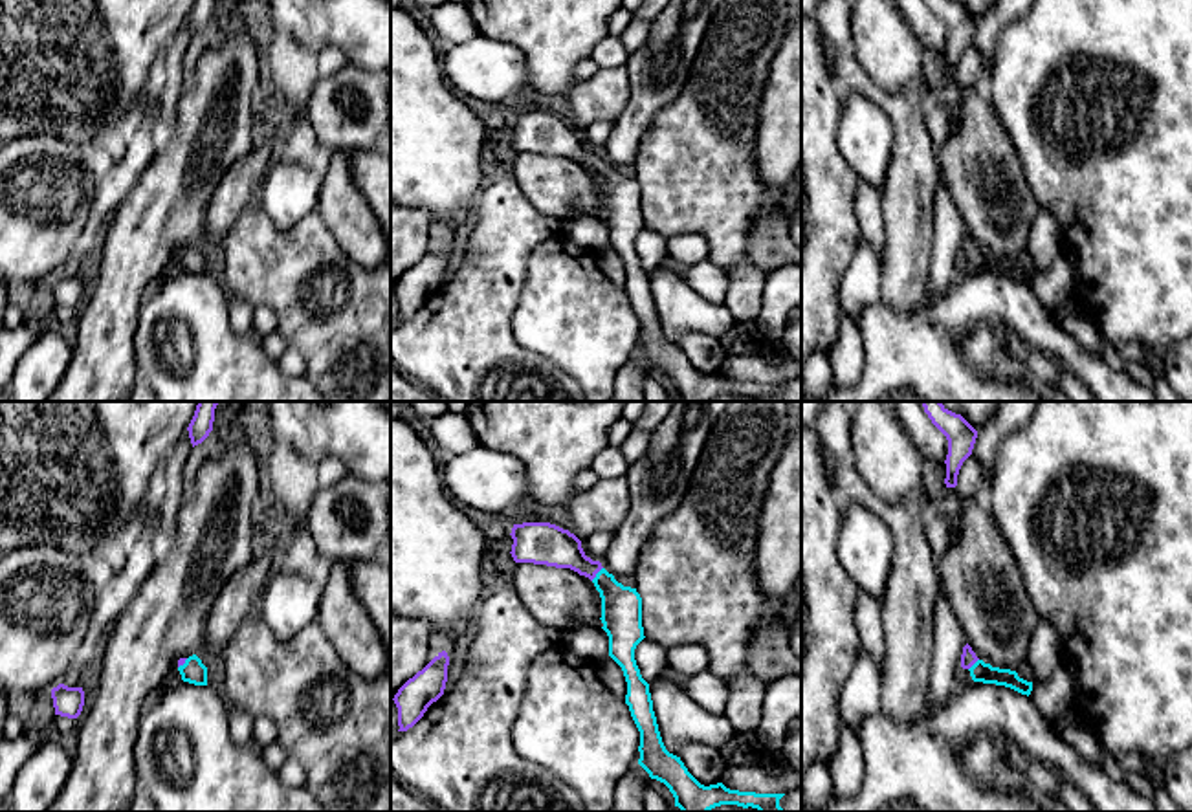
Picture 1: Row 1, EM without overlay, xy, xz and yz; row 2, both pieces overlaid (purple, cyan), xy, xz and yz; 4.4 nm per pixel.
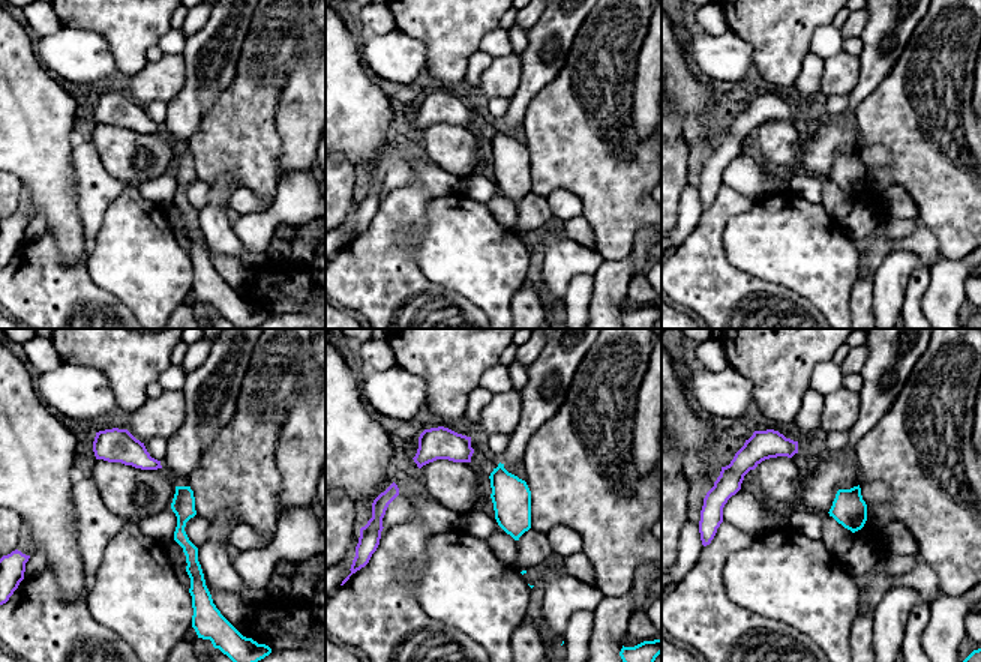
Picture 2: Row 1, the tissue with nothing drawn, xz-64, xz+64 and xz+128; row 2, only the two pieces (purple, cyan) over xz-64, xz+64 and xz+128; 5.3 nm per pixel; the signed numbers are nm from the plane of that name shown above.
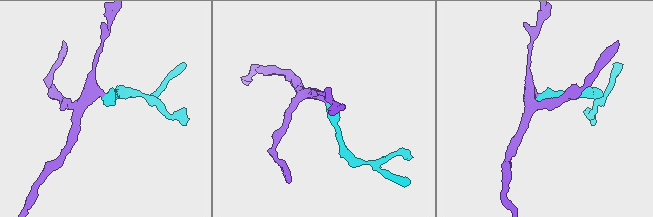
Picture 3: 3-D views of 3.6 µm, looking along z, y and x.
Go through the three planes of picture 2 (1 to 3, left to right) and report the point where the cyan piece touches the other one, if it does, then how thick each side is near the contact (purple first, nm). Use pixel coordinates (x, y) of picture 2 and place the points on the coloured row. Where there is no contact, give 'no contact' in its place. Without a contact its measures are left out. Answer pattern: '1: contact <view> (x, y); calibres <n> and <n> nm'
1: no contact
2: no contact
3: no contact

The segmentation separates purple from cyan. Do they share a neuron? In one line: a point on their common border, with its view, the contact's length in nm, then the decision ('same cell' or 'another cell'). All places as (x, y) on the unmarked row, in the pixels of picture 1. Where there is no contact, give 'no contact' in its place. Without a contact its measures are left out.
contact xz (596, 162); length 80 nm; same cell

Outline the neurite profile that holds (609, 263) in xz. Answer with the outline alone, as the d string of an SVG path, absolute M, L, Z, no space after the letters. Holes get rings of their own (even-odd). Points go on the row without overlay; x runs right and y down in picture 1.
M603 246L592 251L600 271L620 290L625 290L627 271L622 257L611 247Z

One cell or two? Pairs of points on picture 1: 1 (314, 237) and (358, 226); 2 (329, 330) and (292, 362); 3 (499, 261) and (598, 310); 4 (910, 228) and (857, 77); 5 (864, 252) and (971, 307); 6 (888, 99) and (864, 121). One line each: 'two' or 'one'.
1: two
2: two
3: two
4: one
5: two
6: two

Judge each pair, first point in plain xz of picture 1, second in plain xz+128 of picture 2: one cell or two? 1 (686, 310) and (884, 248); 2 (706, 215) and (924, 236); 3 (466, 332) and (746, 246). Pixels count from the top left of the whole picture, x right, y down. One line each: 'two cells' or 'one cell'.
1: two cells
2: two cells
3: two cells

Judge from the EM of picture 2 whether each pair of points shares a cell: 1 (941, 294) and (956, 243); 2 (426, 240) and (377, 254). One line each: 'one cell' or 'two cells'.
1: two cells
2: two cells

